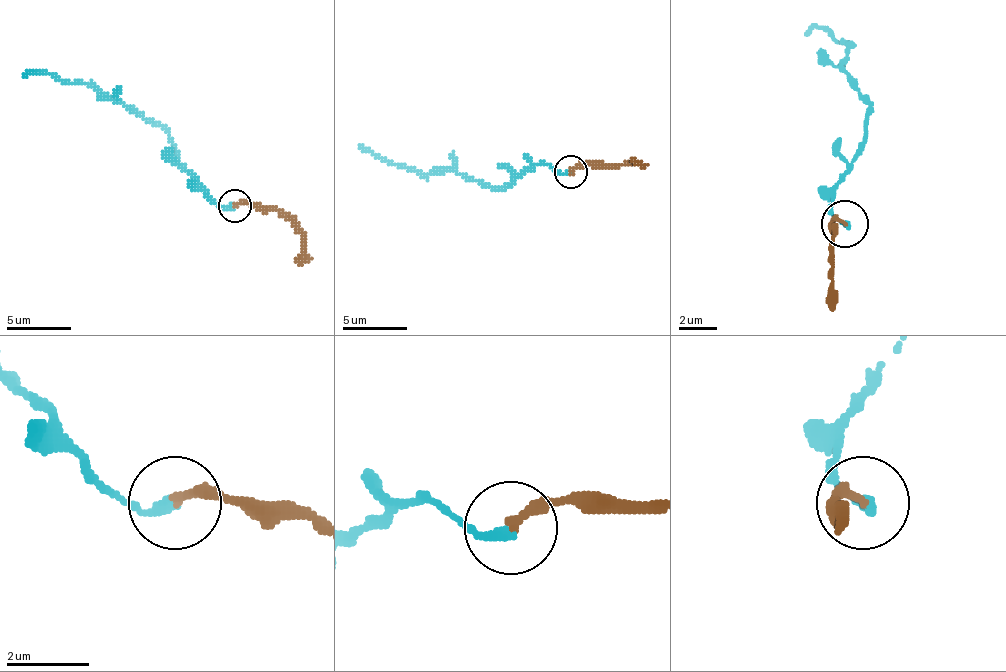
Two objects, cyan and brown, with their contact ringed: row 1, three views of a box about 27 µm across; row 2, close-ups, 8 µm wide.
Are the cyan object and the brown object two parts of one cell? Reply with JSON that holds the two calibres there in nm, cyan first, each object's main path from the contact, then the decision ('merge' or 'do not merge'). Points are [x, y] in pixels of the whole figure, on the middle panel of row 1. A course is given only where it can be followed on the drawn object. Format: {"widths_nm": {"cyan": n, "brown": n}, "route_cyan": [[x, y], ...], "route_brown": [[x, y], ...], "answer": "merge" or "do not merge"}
{"widths_nm": {"cyan": 240, "brown": 240}, "route_cyan": [[570, 171], [531, 164], [515, 180], [495, 187], [466, 180], [456, 171], [421, 171], [382, 161], [359, 145]], "route_brown": [[570, 171], [638, 161], [634, 164]], "answer": "merge"}

